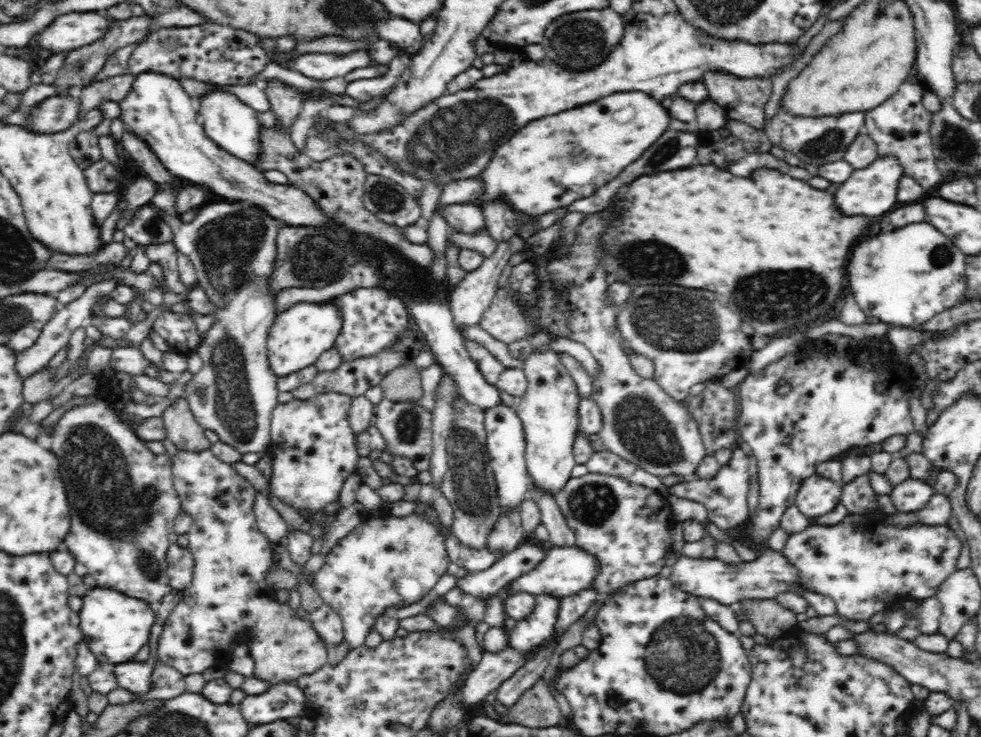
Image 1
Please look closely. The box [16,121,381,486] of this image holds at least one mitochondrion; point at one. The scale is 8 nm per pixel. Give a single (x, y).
(233, 400)

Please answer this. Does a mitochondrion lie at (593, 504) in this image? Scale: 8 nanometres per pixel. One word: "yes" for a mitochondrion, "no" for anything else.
yes

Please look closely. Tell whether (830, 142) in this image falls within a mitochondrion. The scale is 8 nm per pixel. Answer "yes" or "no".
yes

